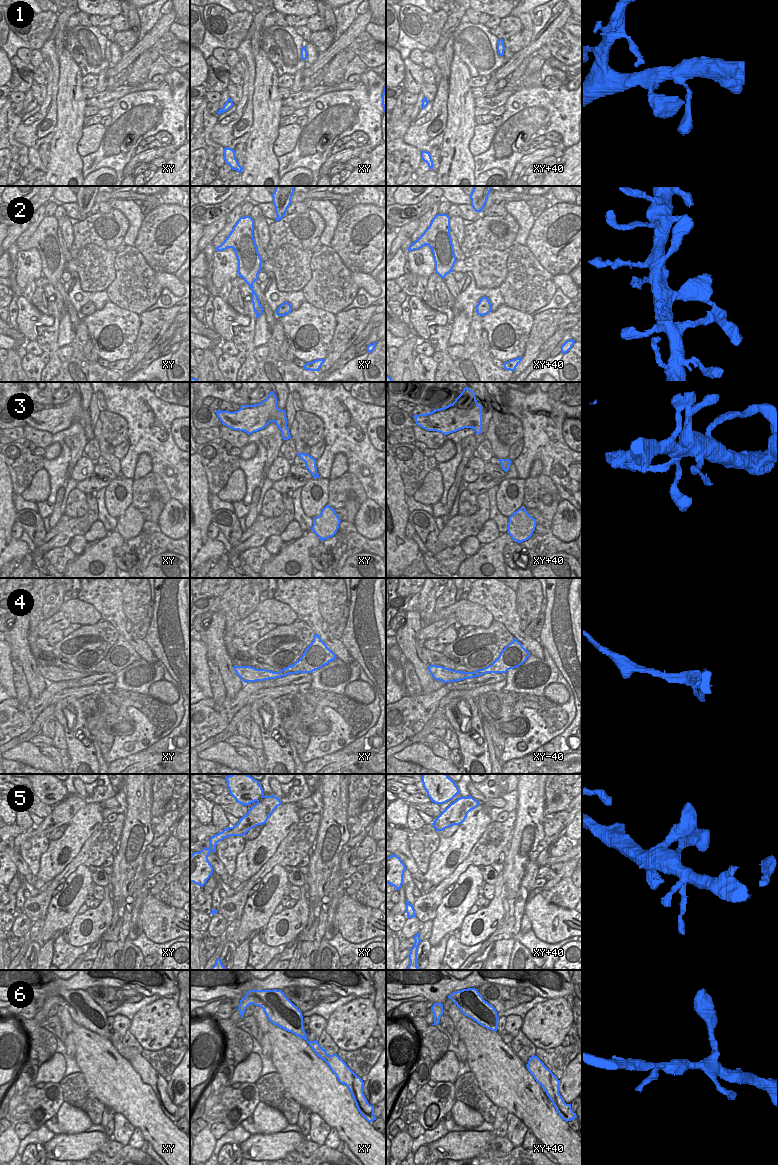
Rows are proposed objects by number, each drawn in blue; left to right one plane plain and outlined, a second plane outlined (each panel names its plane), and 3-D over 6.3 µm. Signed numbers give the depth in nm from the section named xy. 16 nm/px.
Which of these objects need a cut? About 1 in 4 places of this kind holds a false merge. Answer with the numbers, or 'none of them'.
4.

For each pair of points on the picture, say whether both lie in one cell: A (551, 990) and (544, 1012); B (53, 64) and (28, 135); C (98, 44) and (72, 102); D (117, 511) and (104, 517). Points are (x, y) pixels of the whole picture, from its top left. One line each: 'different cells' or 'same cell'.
A: different cells
B: same cell
C: different cells
D: different cells

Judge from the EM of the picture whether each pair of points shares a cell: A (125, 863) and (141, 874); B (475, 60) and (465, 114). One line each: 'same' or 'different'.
A: different
B: different

